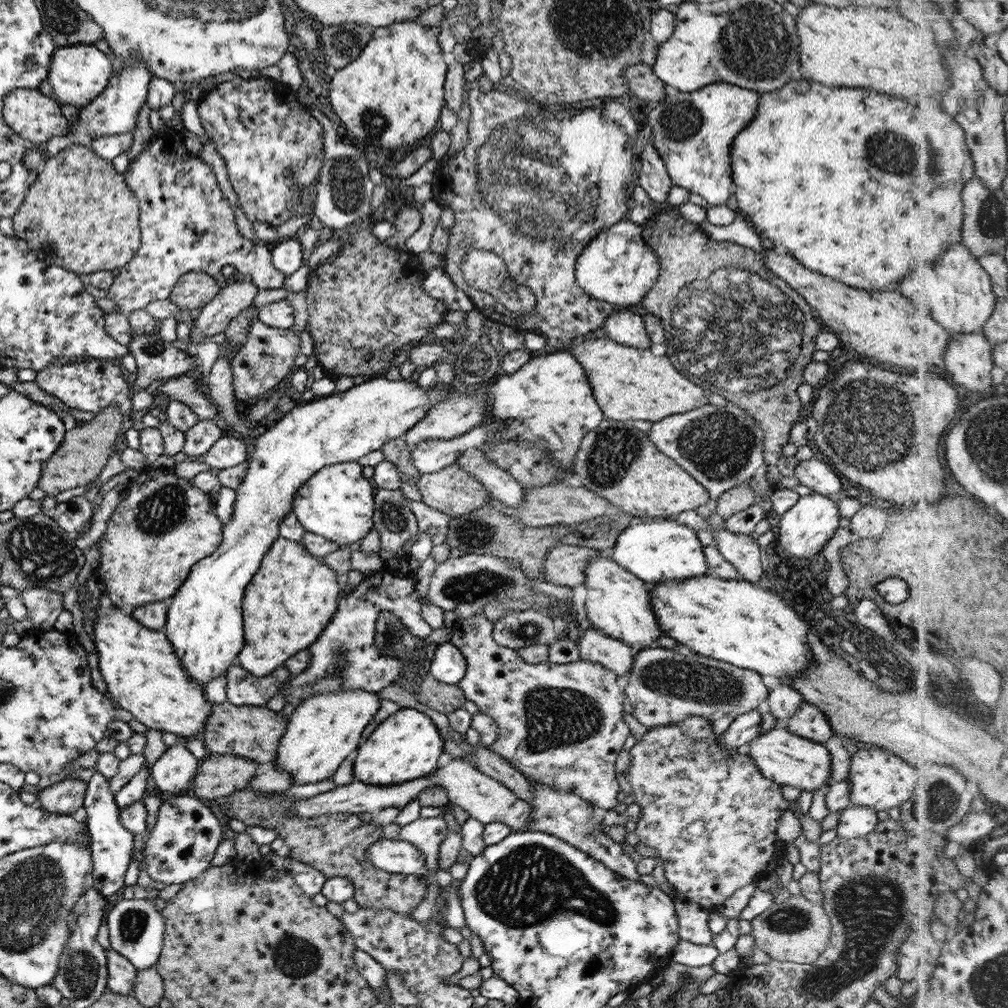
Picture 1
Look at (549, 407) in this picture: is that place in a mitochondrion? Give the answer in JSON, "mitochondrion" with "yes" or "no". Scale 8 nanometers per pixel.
{"mitochondrion":"no"}

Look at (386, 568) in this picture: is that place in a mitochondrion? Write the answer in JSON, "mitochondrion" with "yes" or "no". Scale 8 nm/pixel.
{"mitochondrion":"no"}

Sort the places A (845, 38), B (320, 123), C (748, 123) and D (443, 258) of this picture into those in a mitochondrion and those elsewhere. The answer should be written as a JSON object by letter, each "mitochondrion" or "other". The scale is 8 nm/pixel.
{"A":"other","B":"other","C":"other","D":"other"}

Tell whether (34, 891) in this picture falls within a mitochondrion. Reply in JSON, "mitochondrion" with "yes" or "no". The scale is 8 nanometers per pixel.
{"mitochondrion":"yes"}

